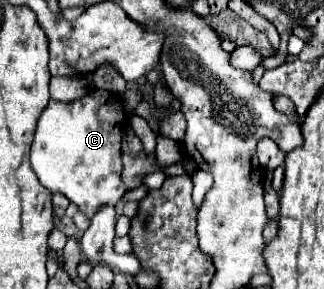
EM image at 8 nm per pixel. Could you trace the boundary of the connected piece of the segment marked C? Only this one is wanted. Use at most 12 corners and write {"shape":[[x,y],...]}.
{"shape":[[104,90],[50,98],[38,180],[88,218],[126,192],[124,104]]}

